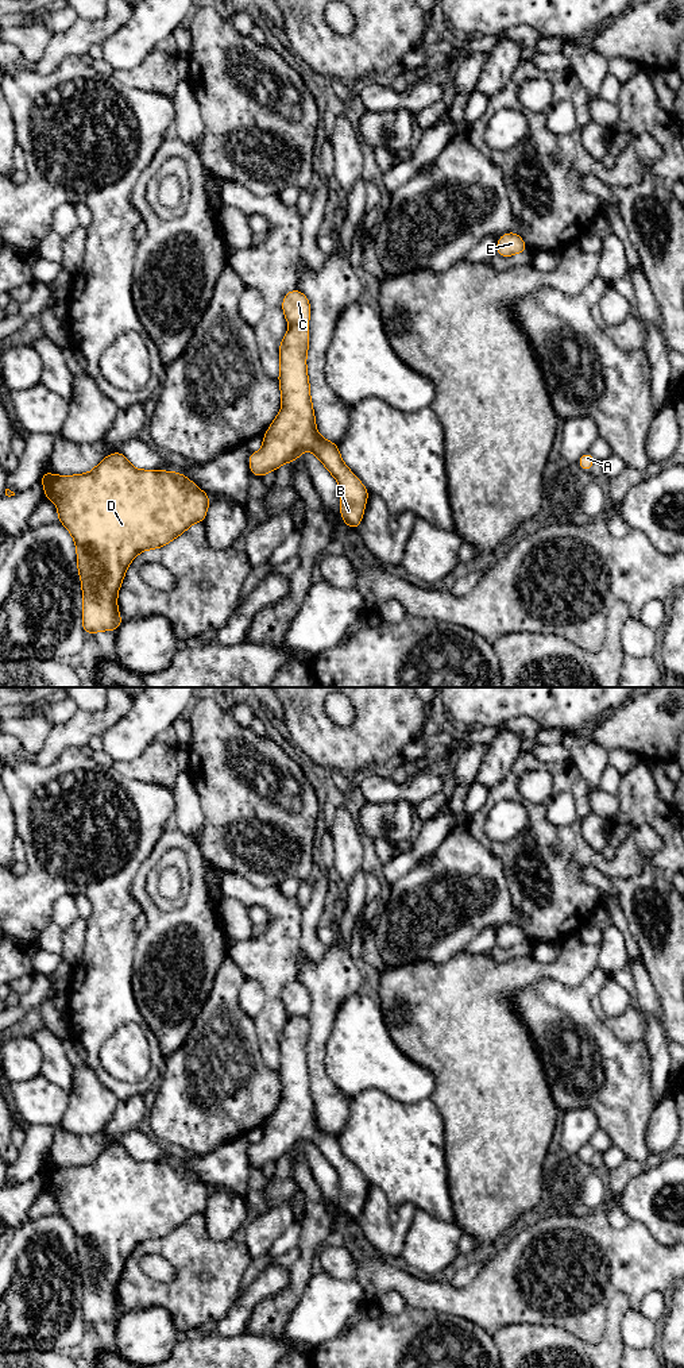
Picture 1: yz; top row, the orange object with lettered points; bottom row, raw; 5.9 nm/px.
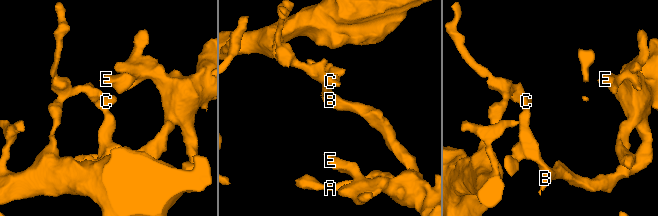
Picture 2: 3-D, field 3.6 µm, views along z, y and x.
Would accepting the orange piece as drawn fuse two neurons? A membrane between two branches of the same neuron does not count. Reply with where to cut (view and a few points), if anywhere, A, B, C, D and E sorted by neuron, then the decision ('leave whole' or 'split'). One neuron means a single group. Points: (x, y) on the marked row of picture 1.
yz (306, 324), (292, 327) | A B E / C D | split

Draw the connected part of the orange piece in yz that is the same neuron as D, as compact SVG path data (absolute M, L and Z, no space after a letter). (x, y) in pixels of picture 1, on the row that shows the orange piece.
M121 451L105 456L90 473L54 475L45 470L40 481L46 500L58 506L58 520L70 532L77 550L77 566L82 583L82 628L86 635L116 631L123 623L117 612L117 591L132 559L146 551L165 547L194 523L204 523L210 504L209 496L179 471L138 470Z

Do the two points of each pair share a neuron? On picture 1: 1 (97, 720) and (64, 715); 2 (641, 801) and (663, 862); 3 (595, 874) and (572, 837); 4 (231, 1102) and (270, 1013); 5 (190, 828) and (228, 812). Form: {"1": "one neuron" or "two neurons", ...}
{"1": "two neurons", "2": "one neuron", "3": "two neurons", "4": "two neurons", "5": "two neurons"}

